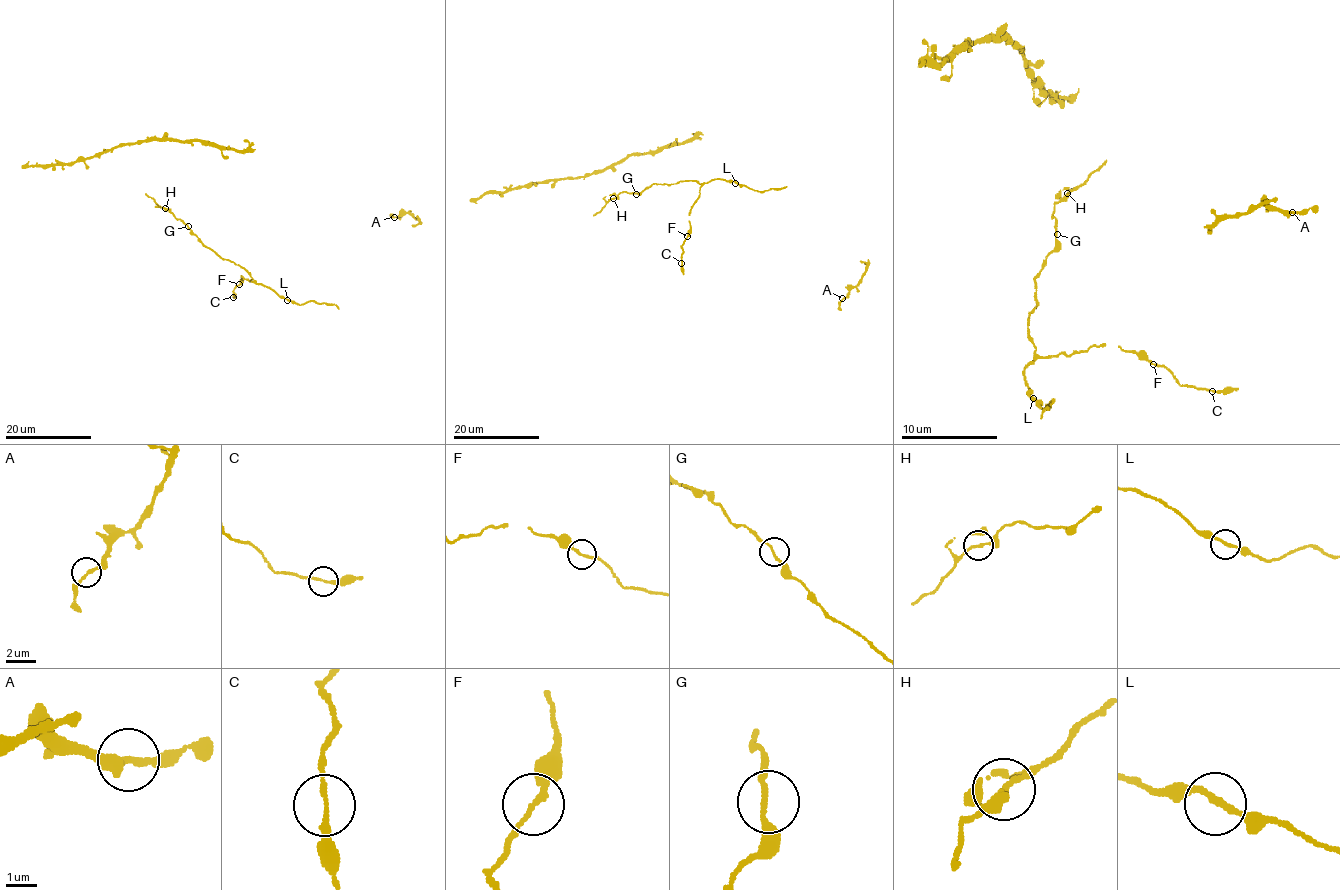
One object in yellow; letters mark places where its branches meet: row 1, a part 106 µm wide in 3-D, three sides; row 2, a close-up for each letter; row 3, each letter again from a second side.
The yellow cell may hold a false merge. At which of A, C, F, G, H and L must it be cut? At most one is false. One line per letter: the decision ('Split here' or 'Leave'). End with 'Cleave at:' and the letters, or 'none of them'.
A: Leave
C: Leave
F: Leave
G: Leave
H: Leave
L: Leave
Cleave at: none of them

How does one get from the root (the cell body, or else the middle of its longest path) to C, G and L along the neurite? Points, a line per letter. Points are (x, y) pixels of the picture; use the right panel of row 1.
C: (1028, 314), (1028, 338), (1040, 357), (1072, 355), (1093, 345), (1118, 345), (1142, 352), (1180, 384), (1212, 391)
G: (1028, 314), (1038, 304), (1035, 275), (1043, 268), (1043, 260), (1055, 248), (1057, 234)
L: (1028, 314), (1028, 338), (1035, 347), (1035, 359), (1023, 369), (1023, 379), (1033, 398)

